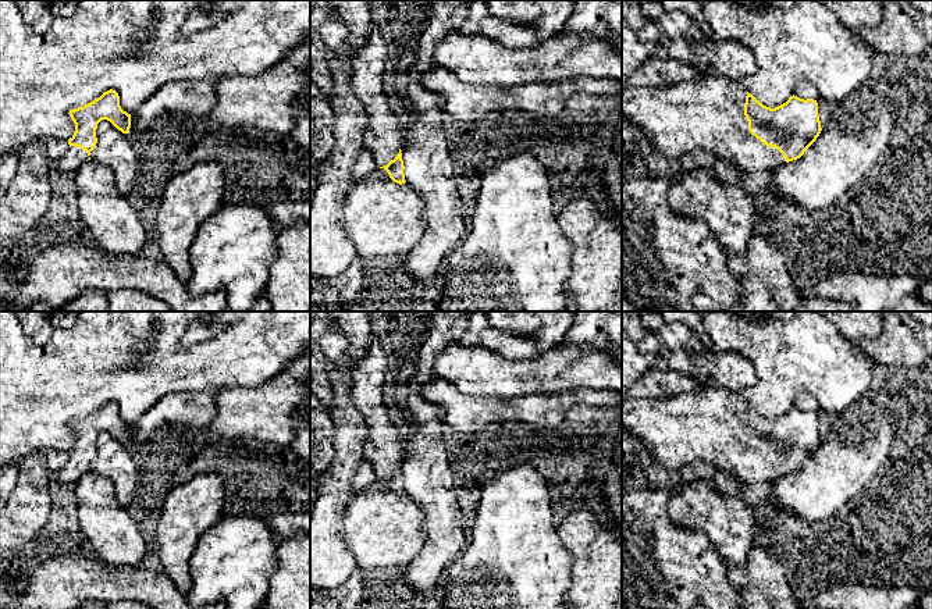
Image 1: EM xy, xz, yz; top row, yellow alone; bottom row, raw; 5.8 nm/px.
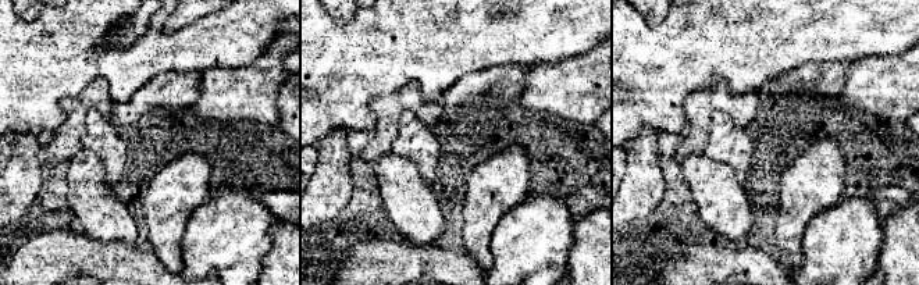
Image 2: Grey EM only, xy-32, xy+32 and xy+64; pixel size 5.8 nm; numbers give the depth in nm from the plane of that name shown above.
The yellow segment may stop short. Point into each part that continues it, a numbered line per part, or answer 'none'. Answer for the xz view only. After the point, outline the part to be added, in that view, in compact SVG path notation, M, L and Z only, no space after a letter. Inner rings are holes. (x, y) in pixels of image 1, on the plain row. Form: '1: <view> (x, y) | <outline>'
1: xz (383, 448) | M377 338L369 346L363 359L352 368L349 396L362 413L369 435L364 441L367 459L378 478L396 469L403 453L403 431L398 428L384 403L384 382L391 357Z

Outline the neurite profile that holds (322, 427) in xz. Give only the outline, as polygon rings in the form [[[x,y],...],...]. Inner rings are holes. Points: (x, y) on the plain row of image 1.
[[[310,391],[310,477],[319,480],[334,457],[334,421],[327,405]]]

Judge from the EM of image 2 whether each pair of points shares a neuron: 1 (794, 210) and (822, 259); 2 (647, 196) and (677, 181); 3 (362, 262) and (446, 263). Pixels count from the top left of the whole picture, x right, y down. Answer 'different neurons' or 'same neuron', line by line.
1: different neurons
2: different neurons
3: same neuron

